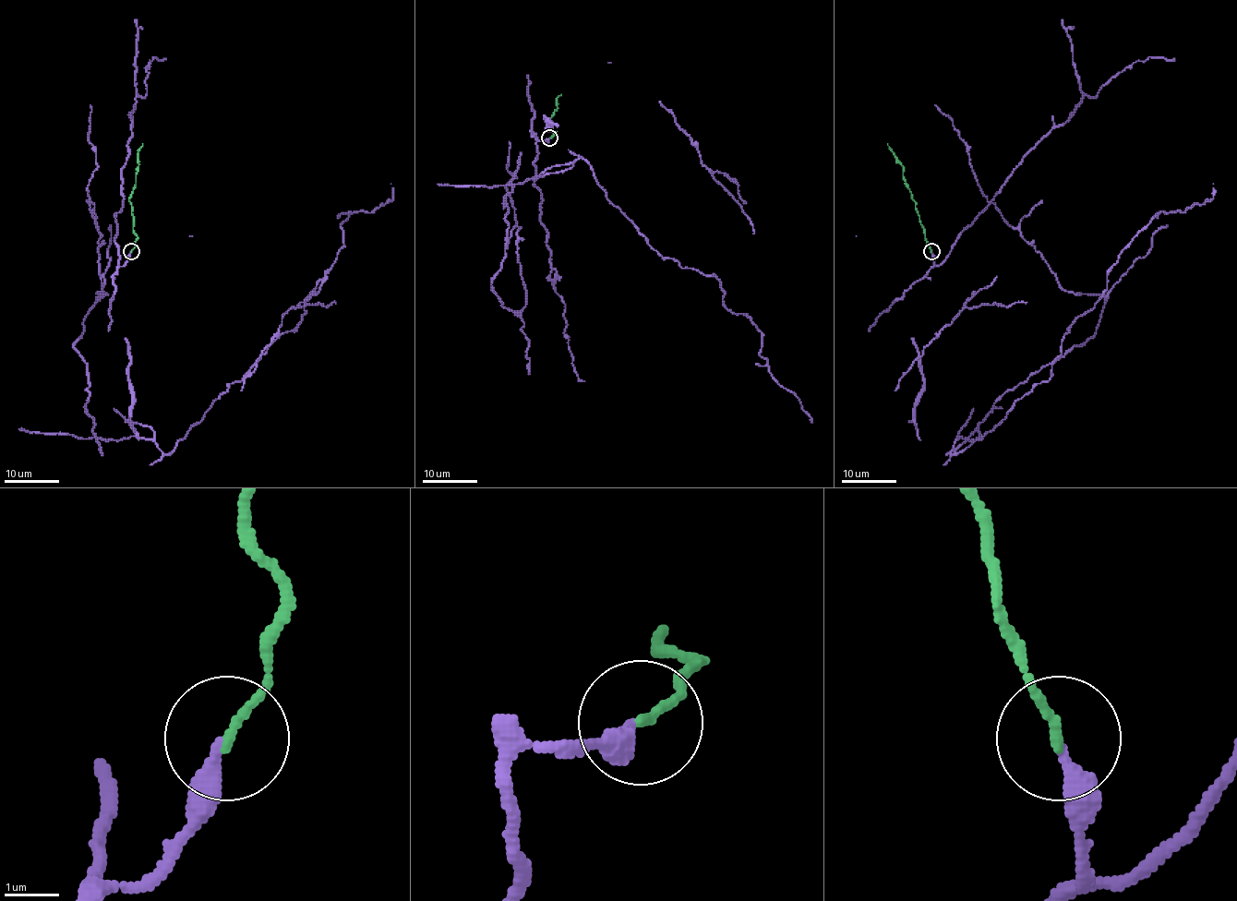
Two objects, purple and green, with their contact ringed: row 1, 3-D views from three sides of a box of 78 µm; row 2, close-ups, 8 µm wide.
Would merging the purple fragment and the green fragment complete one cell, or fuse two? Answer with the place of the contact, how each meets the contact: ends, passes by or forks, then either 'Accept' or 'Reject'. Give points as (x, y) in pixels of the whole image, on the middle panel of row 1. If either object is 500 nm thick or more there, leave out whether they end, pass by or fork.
Place: (549, 138). At the ring purple ends. At the ring green ends. Accept

